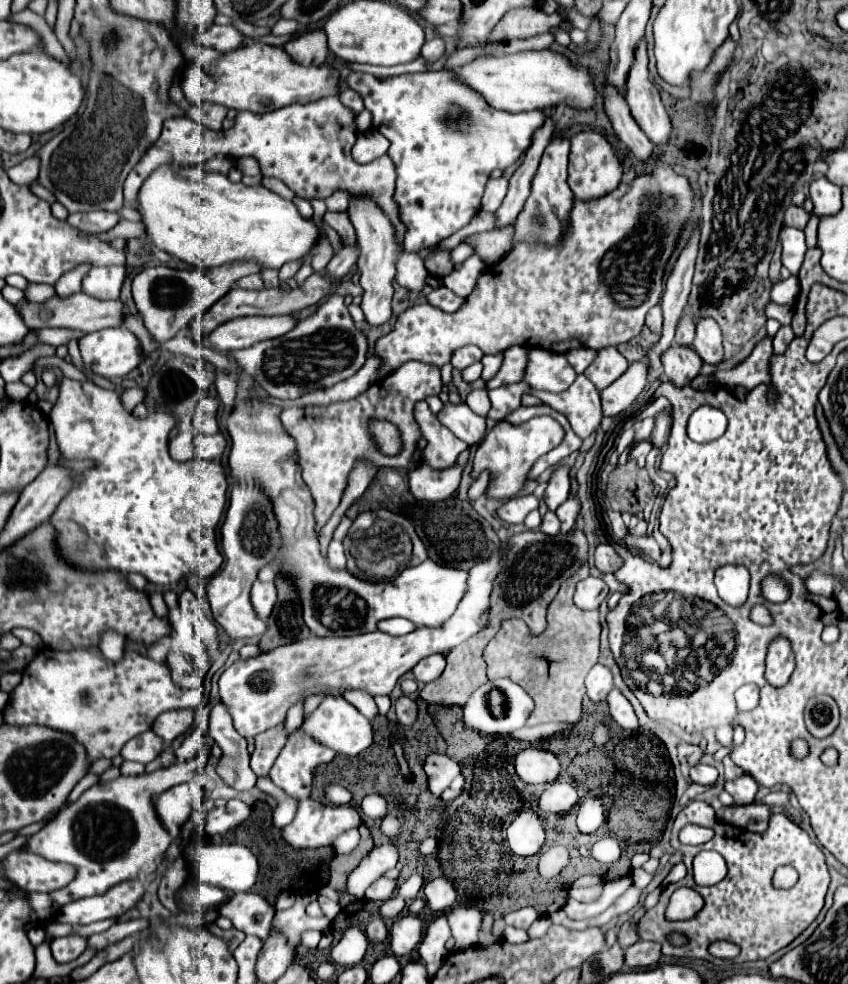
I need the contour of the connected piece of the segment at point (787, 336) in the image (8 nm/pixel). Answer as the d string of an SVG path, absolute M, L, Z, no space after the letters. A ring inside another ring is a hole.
M782 326L778 332L776 332L776 336L774 336L774 354L780 354L780 352L784 352L784 348L790 344L790 340L794 338L794 332L792 332L792 328L790 326Z

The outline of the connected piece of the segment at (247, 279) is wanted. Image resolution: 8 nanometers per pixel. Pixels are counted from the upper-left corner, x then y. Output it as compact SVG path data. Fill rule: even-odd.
M250 274L250 276L244 276L236 282L238 288L244 288L244 290L262 290L264 284L262 284L262 278L260 274Z

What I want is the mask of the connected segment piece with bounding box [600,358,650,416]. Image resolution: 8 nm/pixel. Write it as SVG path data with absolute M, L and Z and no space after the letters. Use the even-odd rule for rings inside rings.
M648 358L632 362L628 370L616 382L612 382L608 388L600 392L604 416L616 416L624 412L638 398L638 394L646 388L648 380L650 380Z

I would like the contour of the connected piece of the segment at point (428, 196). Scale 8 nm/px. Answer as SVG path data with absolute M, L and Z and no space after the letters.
M448 70L400 74L392 78L376 78L372 74L352 72L346 80L350 88L360 92L366 110L372 112L374 128L390 140L388 156L392 158L398 178L394 200L400 206L400 218L408 228L404 250L424 250L438 244L464 228L478 212L486 180L492 170L506 170L512 166L532 144L532 136L544 126L544 112L500 112L484 104L484 96L476 96L464 88Z

